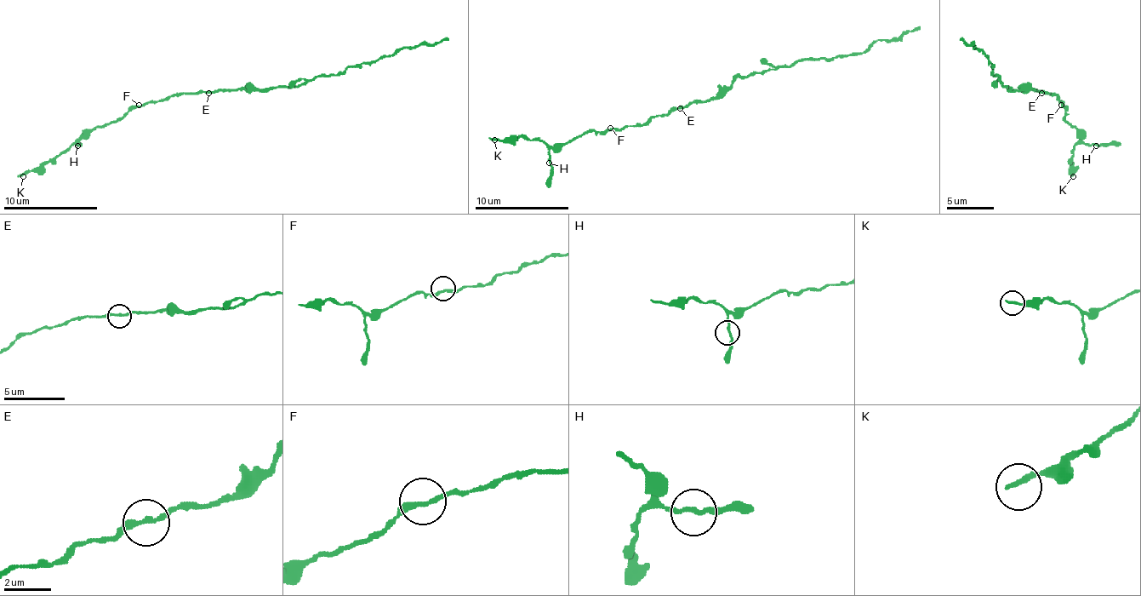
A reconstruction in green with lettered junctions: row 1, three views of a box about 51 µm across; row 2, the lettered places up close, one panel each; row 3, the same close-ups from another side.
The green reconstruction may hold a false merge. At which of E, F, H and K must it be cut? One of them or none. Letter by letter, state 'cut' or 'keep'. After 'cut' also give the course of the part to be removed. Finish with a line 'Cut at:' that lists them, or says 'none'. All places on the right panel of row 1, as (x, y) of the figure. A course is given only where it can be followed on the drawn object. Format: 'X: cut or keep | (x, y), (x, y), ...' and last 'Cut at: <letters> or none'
E: keep
F: keep
H: keep
K: keep
Cut at: none

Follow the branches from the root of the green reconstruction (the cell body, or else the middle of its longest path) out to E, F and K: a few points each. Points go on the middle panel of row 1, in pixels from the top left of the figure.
E: (702, 101), (690, 101), (681, 109)
F: (702, 101), (673, 106), (666, 113), (653, 116), (641, 125), (626, 125), (619, 130), (610, 128)
K: (702, 101), (673, 106), (641, 125), (602, 132), (589, 130), (553, 146), (522, 137), (494, 140)

